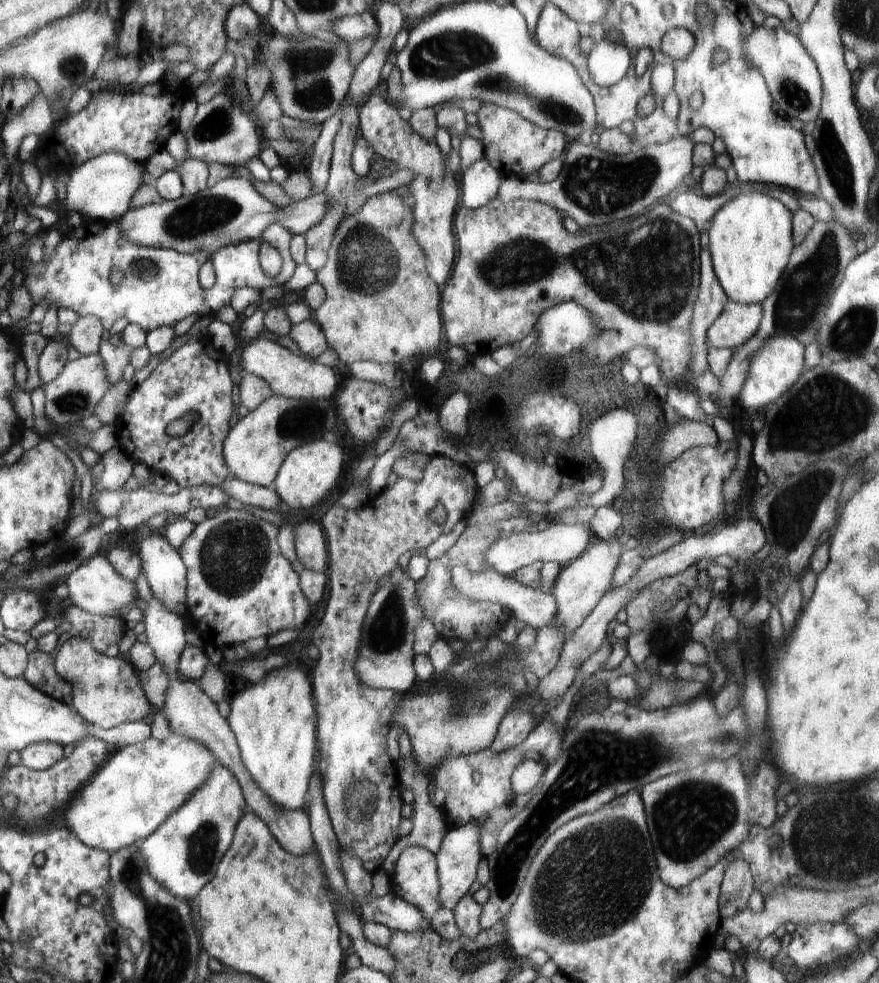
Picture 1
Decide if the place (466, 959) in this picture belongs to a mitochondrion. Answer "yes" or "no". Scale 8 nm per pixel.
yes

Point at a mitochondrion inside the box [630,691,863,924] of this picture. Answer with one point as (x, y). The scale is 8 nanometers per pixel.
(691, 817)

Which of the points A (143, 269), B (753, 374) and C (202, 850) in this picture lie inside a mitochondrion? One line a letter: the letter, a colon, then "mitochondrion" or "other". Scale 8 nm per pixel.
A: mitochondrion
B: other
C: mitochondrion

